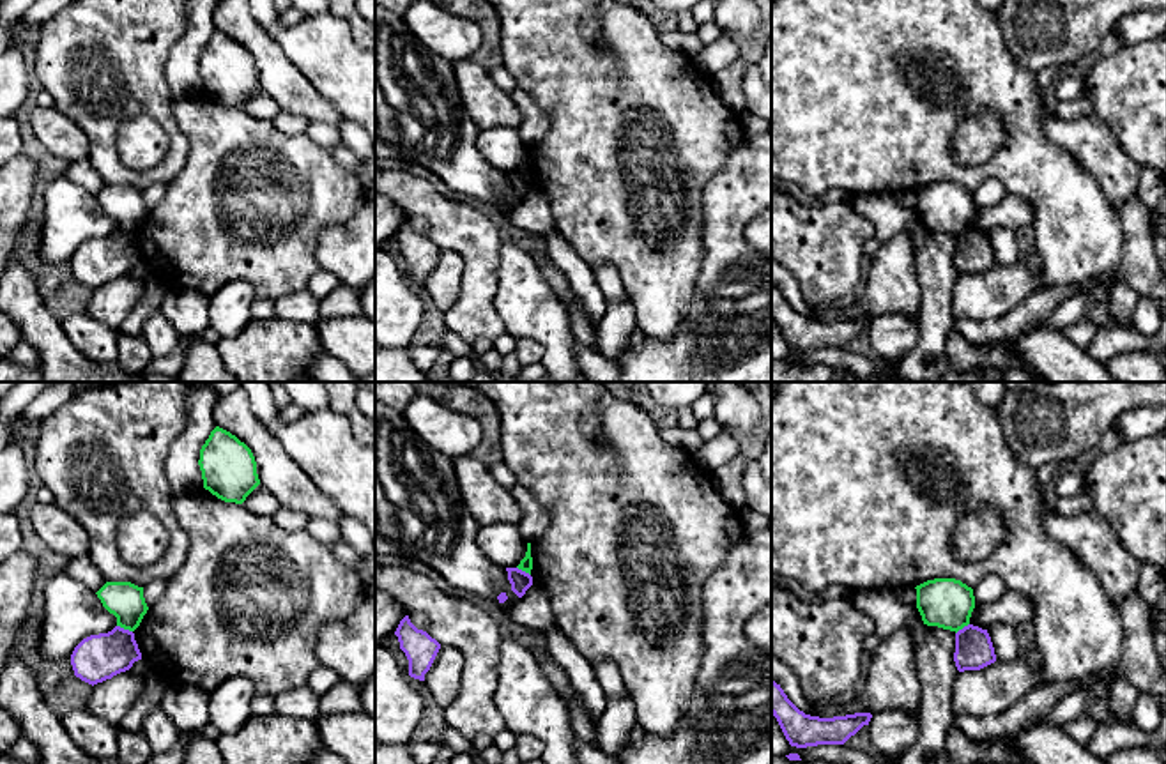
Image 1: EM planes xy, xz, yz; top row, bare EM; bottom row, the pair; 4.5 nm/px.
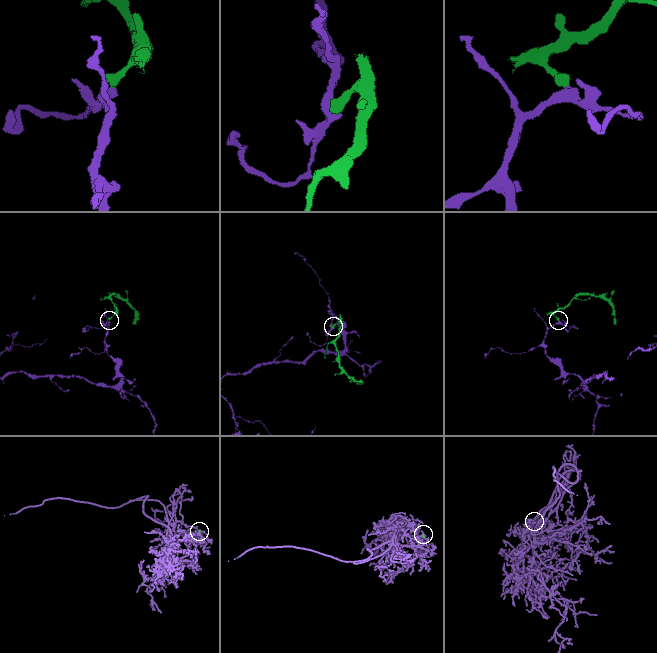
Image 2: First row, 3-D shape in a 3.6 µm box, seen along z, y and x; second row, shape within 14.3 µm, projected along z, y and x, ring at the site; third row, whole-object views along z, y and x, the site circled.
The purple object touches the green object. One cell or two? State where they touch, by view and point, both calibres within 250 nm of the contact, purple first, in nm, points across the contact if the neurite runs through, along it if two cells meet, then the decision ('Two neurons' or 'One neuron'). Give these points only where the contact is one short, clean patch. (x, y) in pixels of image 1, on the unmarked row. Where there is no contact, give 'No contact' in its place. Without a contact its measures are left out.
Touches purple at xy (122, 232). Thickness 220 nm (purple) against 170 nm. Boundary: xy (117, 229), (131, 236). Two neurons

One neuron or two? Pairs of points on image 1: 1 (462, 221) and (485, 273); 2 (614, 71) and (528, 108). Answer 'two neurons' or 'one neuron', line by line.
1: one neuron
2: two neurons

